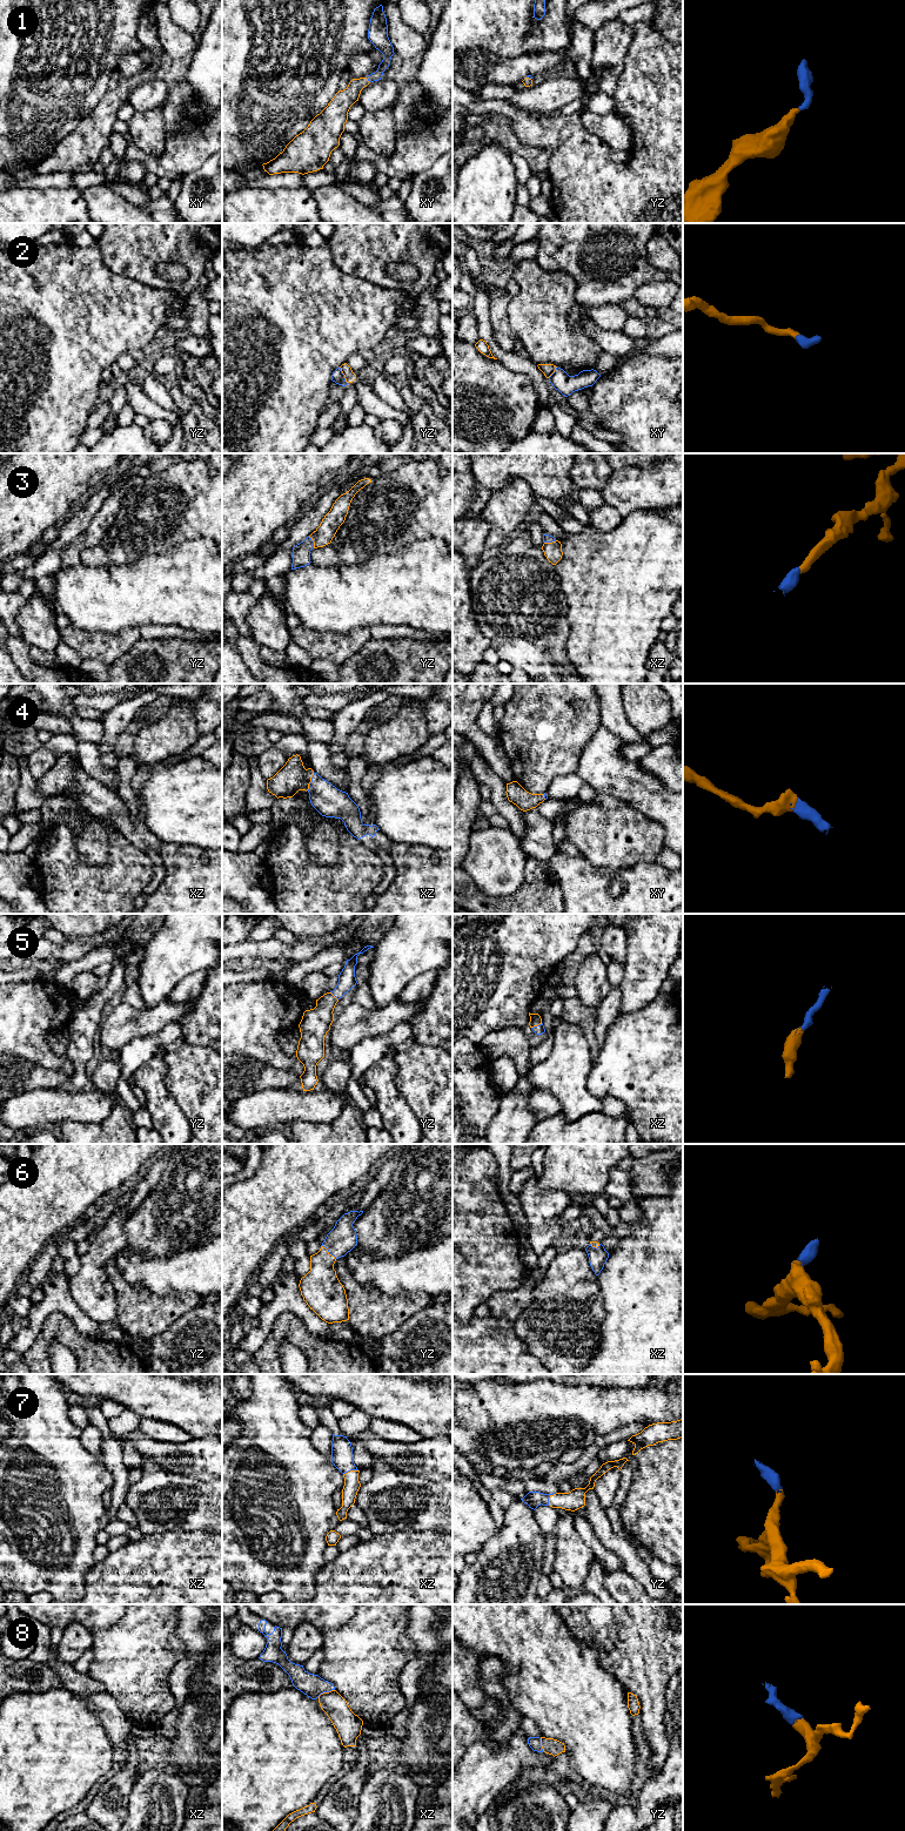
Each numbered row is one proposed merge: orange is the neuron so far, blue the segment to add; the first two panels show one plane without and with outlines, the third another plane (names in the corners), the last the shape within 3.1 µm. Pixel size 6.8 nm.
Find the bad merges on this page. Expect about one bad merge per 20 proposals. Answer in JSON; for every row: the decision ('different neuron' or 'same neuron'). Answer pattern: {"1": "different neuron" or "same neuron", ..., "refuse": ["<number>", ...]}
{"1": "same neuron", "2": "same neuron", "3": "same neuron", "4": "same neuron", "5": "same neuron", "6": "same neuron", "7": "same neuron", "8": "same neuron", "refuse": []}

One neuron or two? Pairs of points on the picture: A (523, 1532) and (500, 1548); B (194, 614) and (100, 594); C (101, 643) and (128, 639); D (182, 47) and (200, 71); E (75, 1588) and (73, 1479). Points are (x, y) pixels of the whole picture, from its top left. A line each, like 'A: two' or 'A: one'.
A: one
B: one
C: one
D: two
E: one

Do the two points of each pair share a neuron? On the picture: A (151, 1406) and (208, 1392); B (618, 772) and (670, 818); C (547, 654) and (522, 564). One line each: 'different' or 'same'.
A: same
B: same
C: same

